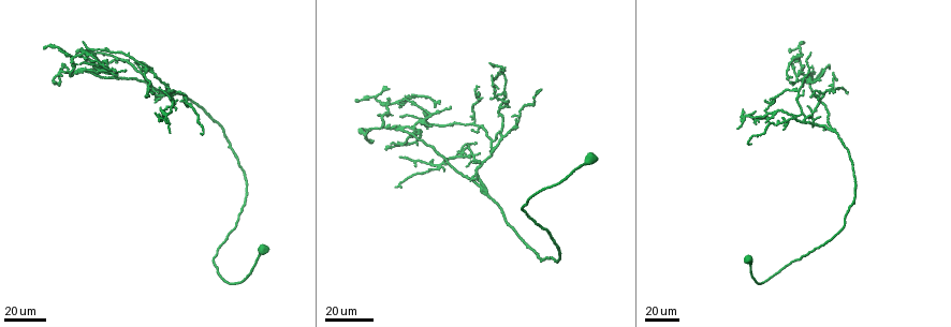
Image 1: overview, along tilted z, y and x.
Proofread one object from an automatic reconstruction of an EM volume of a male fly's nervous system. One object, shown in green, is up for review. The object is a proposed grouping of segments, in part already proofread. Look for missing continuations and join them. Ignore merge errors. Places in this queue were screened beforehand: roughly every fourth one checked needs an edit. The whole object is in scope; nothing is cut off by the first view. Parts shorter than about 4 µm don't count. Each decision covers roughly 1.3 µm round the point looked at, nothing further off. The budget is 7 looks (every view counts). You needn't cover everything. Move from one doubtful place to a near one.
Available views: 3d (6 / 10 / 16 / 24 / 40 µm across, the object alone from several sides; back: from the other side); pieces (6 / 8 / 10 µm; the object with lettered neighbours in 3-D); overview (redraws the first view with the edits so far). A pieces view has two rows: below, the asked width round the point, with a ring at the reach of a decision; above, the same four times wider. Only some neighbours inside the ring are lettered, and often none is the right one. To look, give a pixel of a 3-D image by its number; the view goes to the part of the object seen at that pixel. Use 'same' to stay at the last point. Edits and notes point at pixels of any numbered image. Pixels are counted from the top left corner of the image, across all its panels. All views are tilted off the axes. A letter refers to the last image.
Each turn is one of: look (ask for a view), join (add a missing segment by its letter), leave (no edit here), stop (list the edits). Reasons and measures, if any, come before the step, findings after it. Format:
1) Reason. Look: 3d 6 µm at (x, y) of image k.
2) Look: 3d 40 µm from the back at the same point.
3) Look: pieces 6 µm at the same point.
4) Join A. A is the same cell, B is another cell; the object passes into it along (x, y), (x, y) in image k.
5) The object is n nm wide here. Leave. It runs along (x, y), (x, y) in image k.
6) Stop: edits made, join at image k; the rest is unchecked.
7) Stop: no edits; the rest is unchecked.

Free end. Look: 3d 24 µm at (386, 100) of image 1.

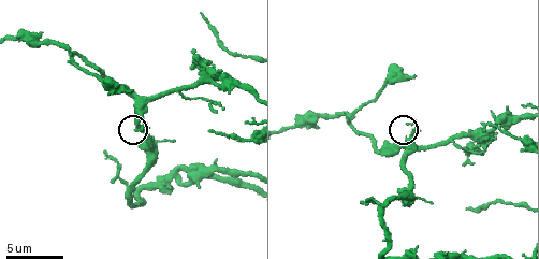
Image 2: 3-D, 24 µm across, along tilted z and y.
Look: pieces 10 µm at (135, 128) of image 2.

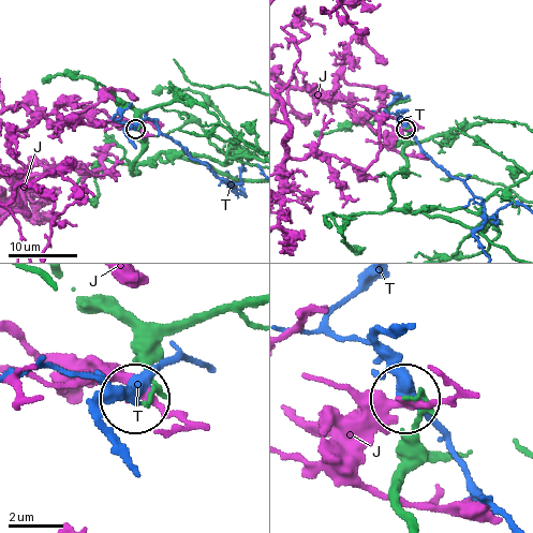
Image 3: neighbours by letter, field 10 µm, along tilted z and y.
The object is 140 nm wide here. Leave. J and T are other cells; it runs along (394, 196), (391, 180), (406, 160), (403, 151), (406, 129) in image 3; no lettered segment goes on from it.

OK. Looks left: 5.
Tapers out. Look: pieces 10 µm at (200, 15) of image 2.

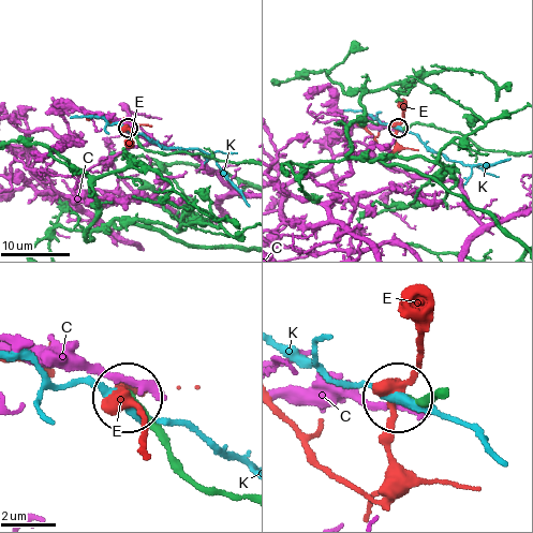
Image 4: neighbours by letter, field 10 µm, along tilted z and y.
Leave. C, E and K are other cells; none of them fits.

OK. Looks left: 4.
Branch stops here. Look: 3d 24 µm at (434, 107) of image 1.

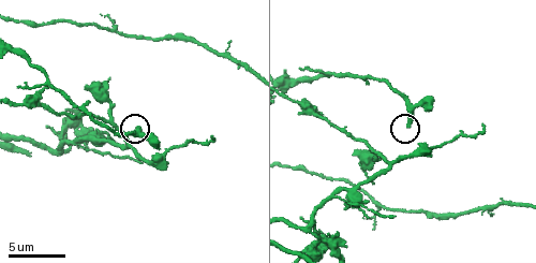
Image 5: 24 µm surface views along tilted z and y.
What lies round it. Look: pieces 6 µm at (410, 127) of image 5.

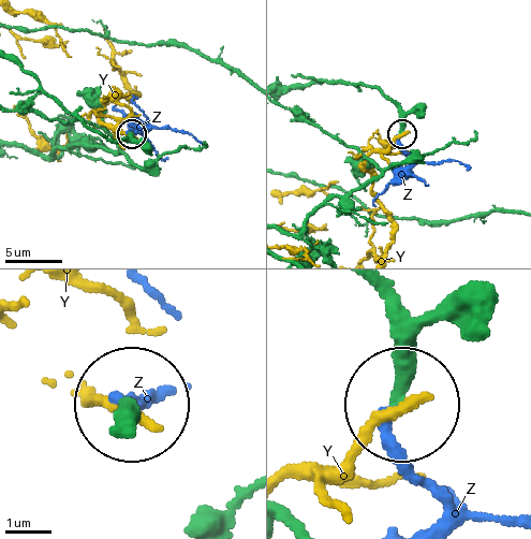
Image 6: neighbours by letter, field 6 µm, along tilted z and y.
Join Z. Z is the same cell, Y is another cell; the cell continues.

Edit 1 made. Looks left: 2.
Stop: edits made, join at image 6; the rest is unchecked.

